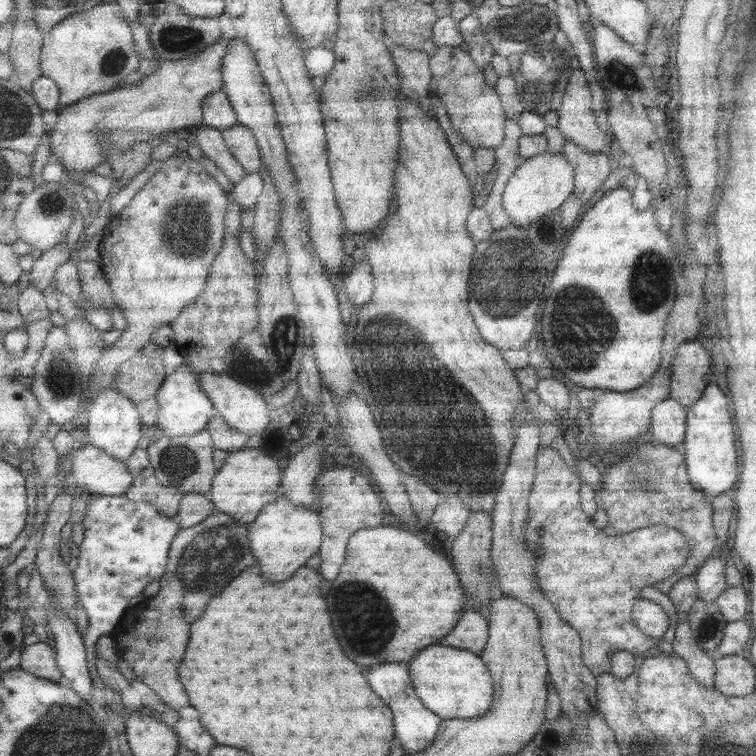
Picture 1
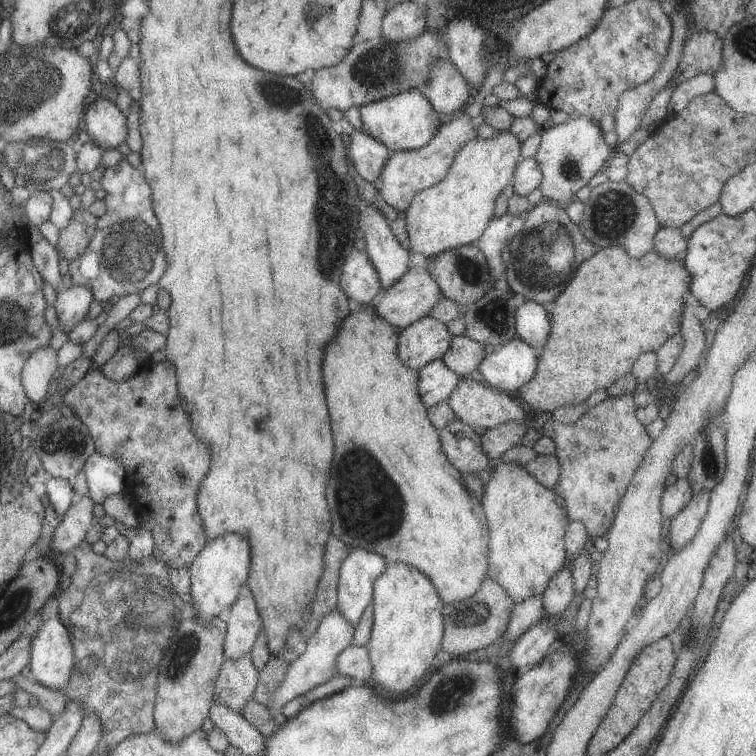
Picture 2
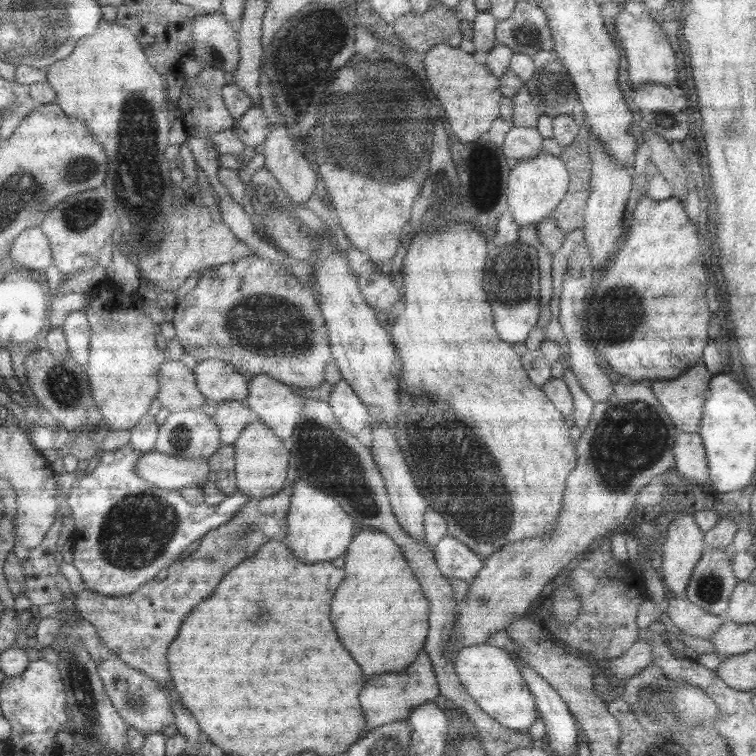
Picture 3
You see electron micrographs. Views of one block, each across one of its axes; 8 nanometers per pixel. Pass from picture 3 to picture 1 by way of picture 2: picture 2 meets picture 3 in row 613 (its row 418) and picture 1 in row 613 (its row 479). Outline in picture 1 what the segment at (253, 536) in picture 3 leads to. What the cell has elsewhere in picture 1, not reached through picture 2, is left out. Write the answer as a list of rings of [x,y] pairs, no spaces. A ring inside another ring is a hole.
[[[211,514],[201,524],[179,530],[169,546],[167,568],[159,578],[159,592],[155,598],[147,600],[145,608],[131,608],[121,620],[123,628],[119,624],[115,634],[111,634],[119,648],[119,658],[129,664],[137,680],[147,684],[159,700],[175,712],[189,706],[187,692],[177,678],[177,666],[187,648],[191,622],[199,618],[211,596],[215,596],[243,568],[255,564],[247,542],[247,530],[249,524],[239,526],[229,514]]]

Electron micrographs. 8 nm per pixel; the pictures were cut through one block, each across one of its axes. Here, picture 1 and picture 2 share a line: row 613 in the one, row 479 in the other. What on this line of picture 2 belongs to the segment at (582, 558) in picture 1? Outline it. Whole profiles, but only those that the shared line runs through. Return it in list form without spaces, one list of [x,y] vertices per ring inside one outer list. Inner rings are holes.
[[[617,396],[591,406],[569,426],[563,426],[553,418],[543,422],[541,434],[553,440],[553,456],[561,466],[553,492],[565,500],[565,514],[569,522],[581,522],[591,540],[605,536],[613,522],[615,506],[623,498],[633,474],[653,444],[645,426],[635,418],[635,410],[637,406],[633,404],[633,396]]]

